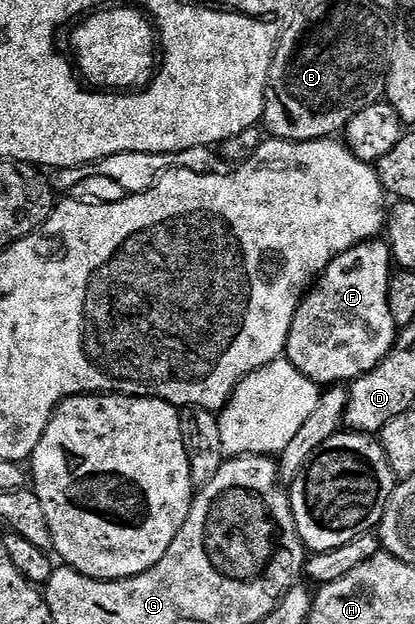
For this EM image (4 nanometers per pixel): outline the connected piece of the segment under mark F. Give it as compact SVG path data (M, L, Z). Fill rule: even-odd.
M384 238L367 240L358 246L350 246L350 250L338 254L338 258L334 258L334 262L330 262L330 266L326 266L326 270L318 277L316 283L308 289L304 299L301 300L298 306L298 310L294 314L294 322L290 326L290 338L284 347L284 356L286 359L288 359L298 371L306 374L306 378L310 378L321 386L344 386L353 380L357 380L362 374L374 370L374 366L381 364L382 361L388 357L389 352L392 351L398 331L394 318L390 318L390 298L388 297L388 287L390 286L390 278L392 277L393 271L392 255L388 249L388 241Z

